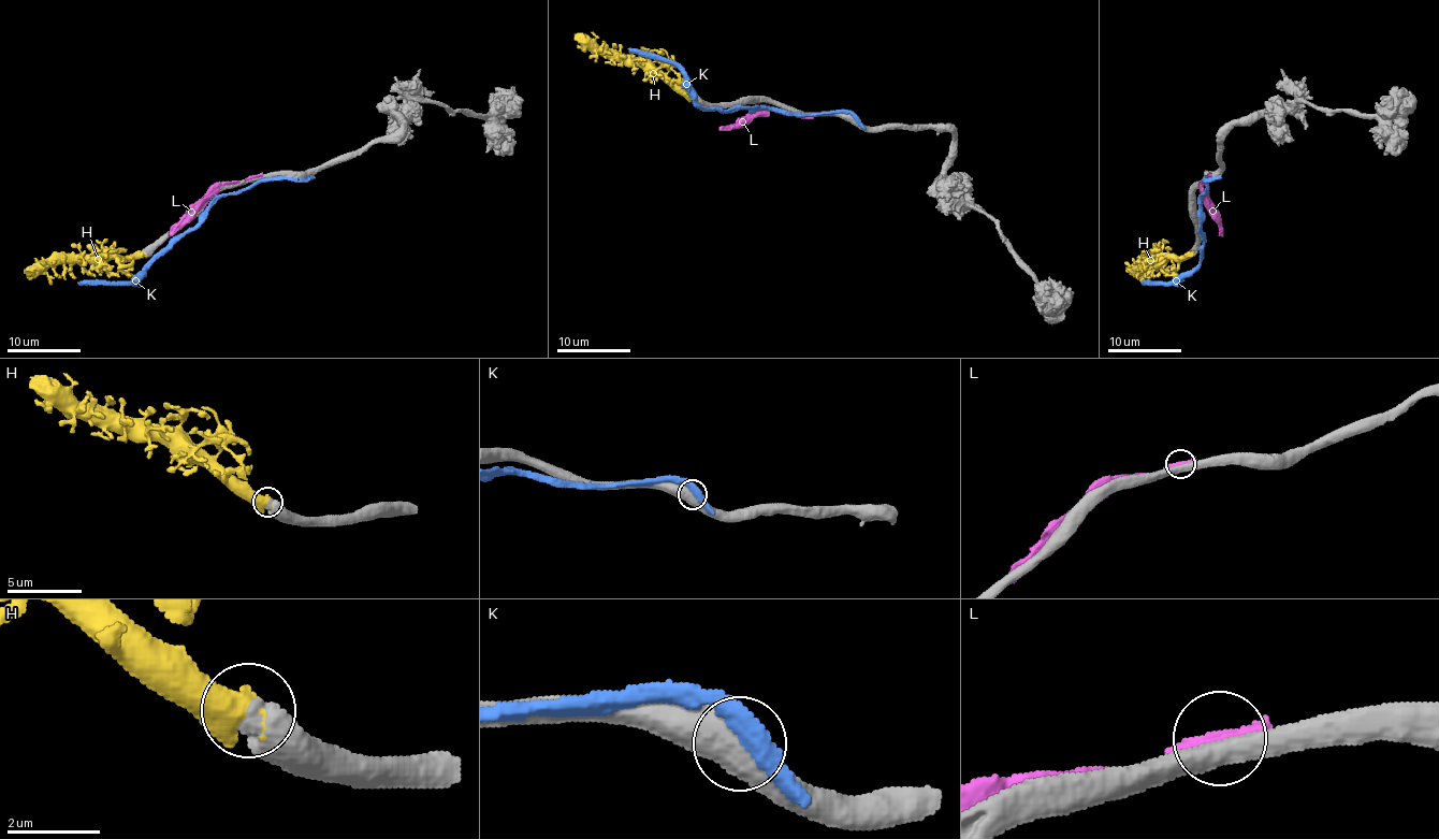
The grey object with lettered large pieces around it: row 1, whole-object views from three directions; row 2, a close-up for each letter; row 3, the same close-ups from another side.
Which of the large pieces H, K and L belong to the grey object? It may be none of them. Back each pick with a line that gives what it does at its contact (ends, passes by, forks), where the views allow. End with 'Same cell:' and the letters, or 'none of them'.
H: It ends there
Same cell: H

